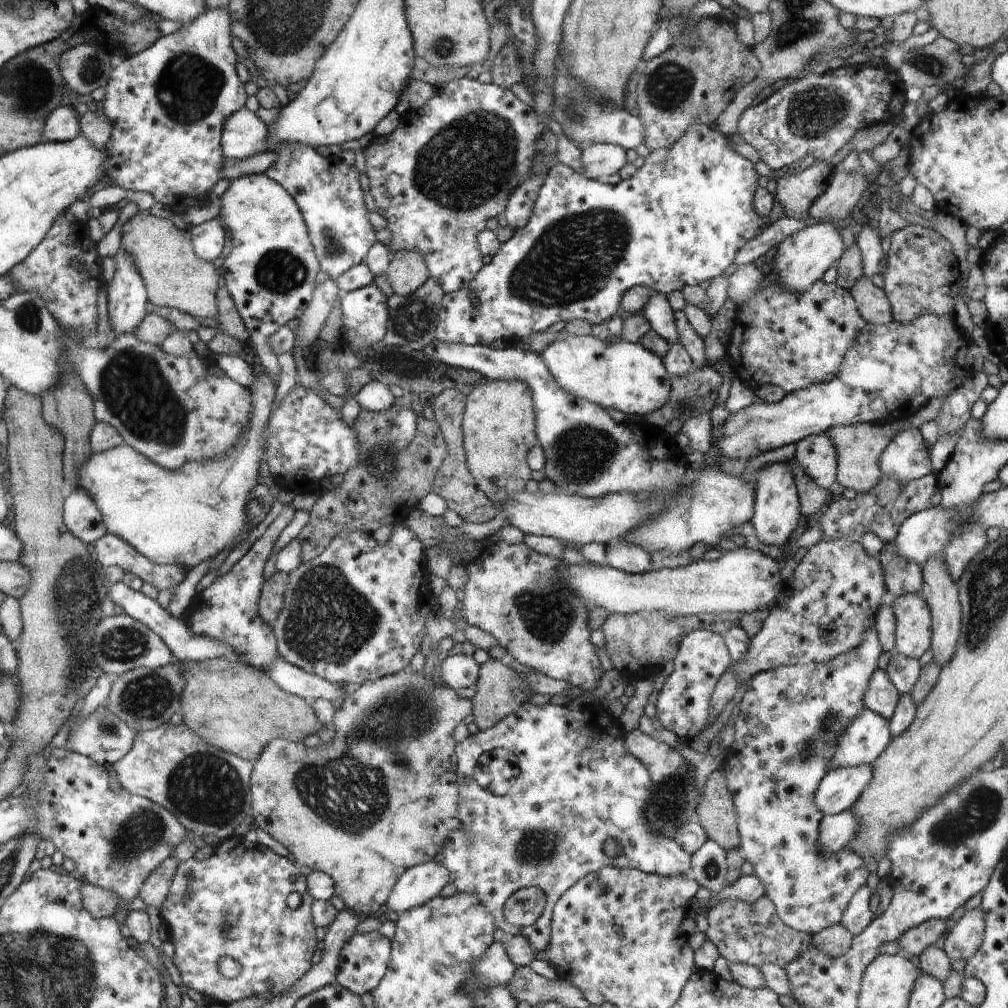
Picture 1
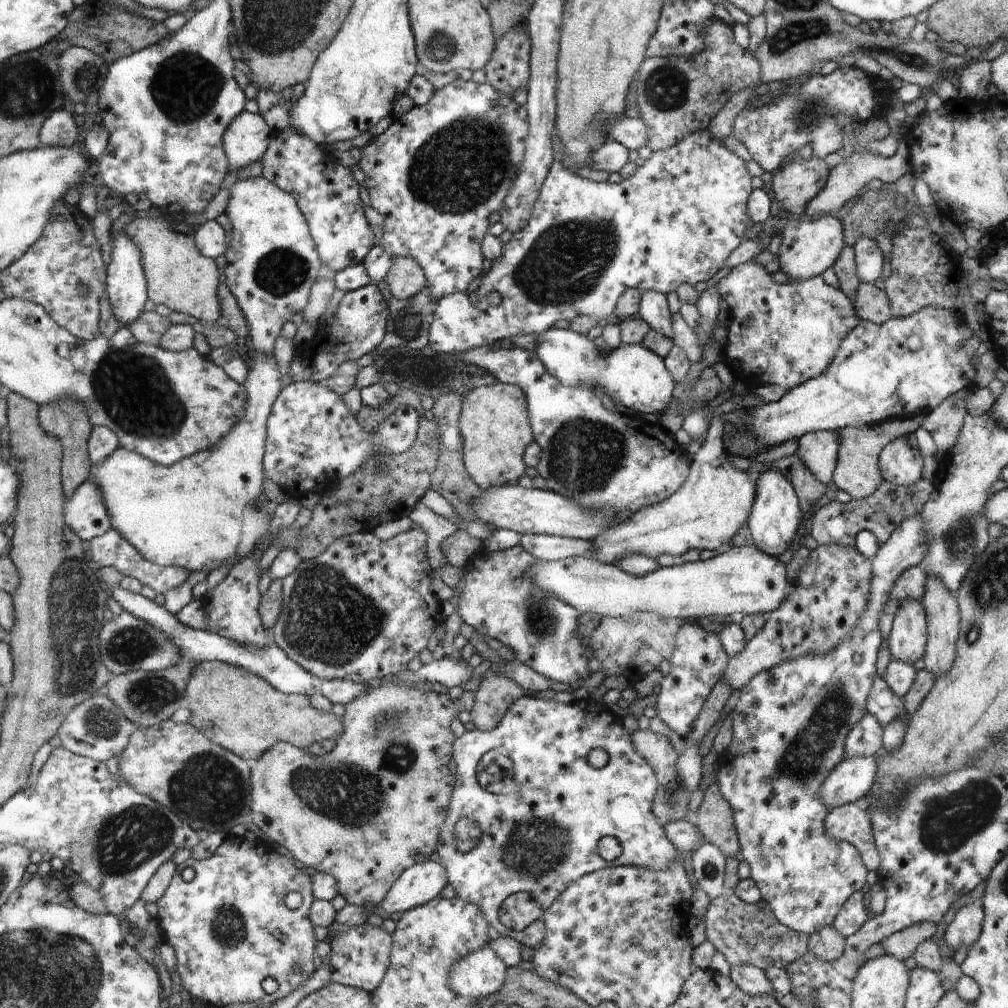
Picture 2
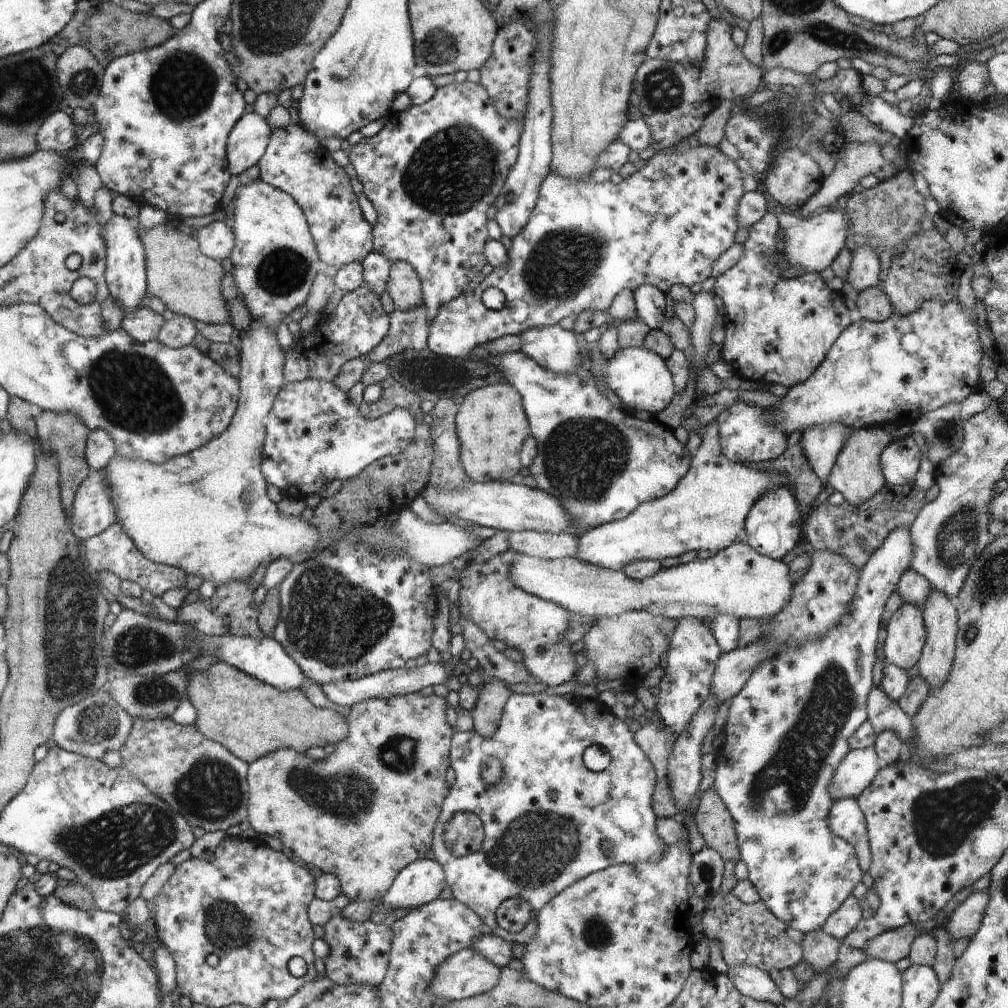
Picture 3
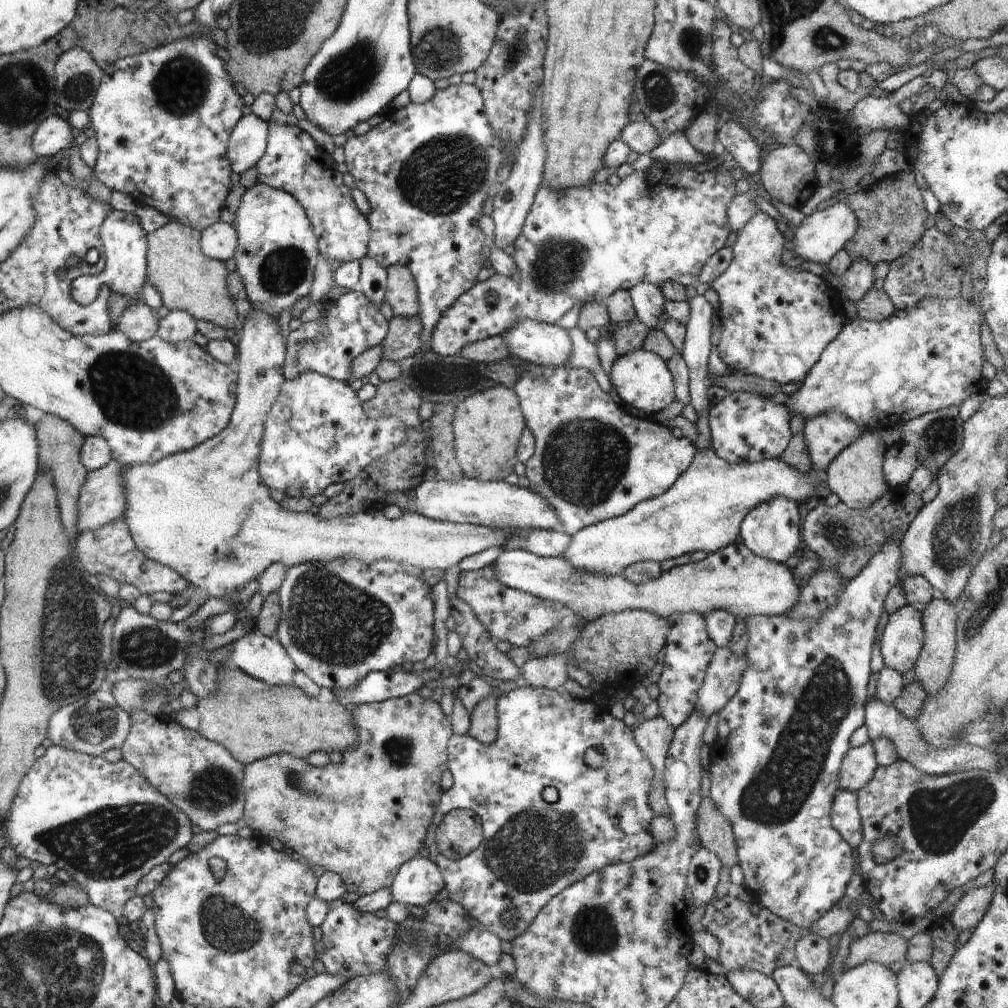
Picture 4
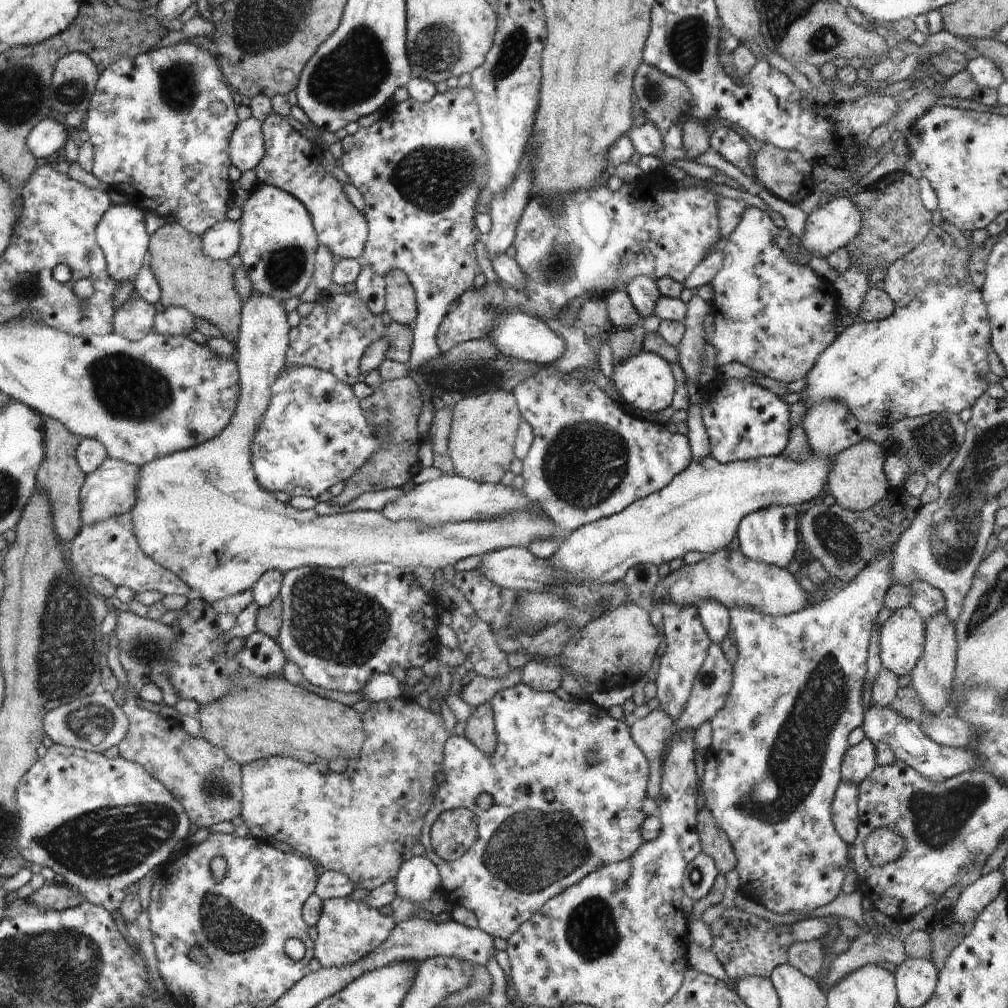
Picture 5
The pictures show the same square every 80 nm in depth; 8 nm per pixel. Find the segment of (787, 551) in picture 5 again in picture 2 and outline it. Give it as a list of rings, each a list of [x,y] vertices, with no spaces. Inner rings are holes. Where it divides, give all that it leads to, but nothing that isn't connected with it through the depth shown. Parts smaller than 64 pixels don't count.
[[[770,468],[755,477],[757,493],[749,519],[753,544],[763,553],[774,557],[784,552],[800,526],[803,513],[792,483],[778,470]]]

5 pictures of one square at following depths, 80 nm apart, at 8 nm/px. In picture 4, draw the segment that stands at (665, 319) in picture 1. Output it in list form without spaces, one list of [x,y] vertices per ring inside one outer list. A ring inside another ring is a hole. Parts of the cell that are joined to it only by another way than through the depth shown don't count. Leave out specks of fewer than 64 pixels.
[[[644,281],[635,284],[628,292],[639,320],[649,329],[654,329],[658,318],[665,309],[666,298],[661,289],[655,287],[652,283]]]

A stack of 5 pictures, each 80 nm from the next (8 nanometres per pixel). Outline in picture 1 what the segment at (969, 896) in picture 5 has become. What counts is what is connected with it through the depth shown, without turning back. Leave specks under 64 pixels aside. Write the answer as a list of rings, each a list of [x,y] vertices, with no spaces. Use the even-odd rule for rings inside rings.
[[[979,908],[966,910],[964,916],[949,928],[948,936],[944,940],[943,951],[952,962],[956,960],[968,962],[980,948],[984,931],[983,912]]]

